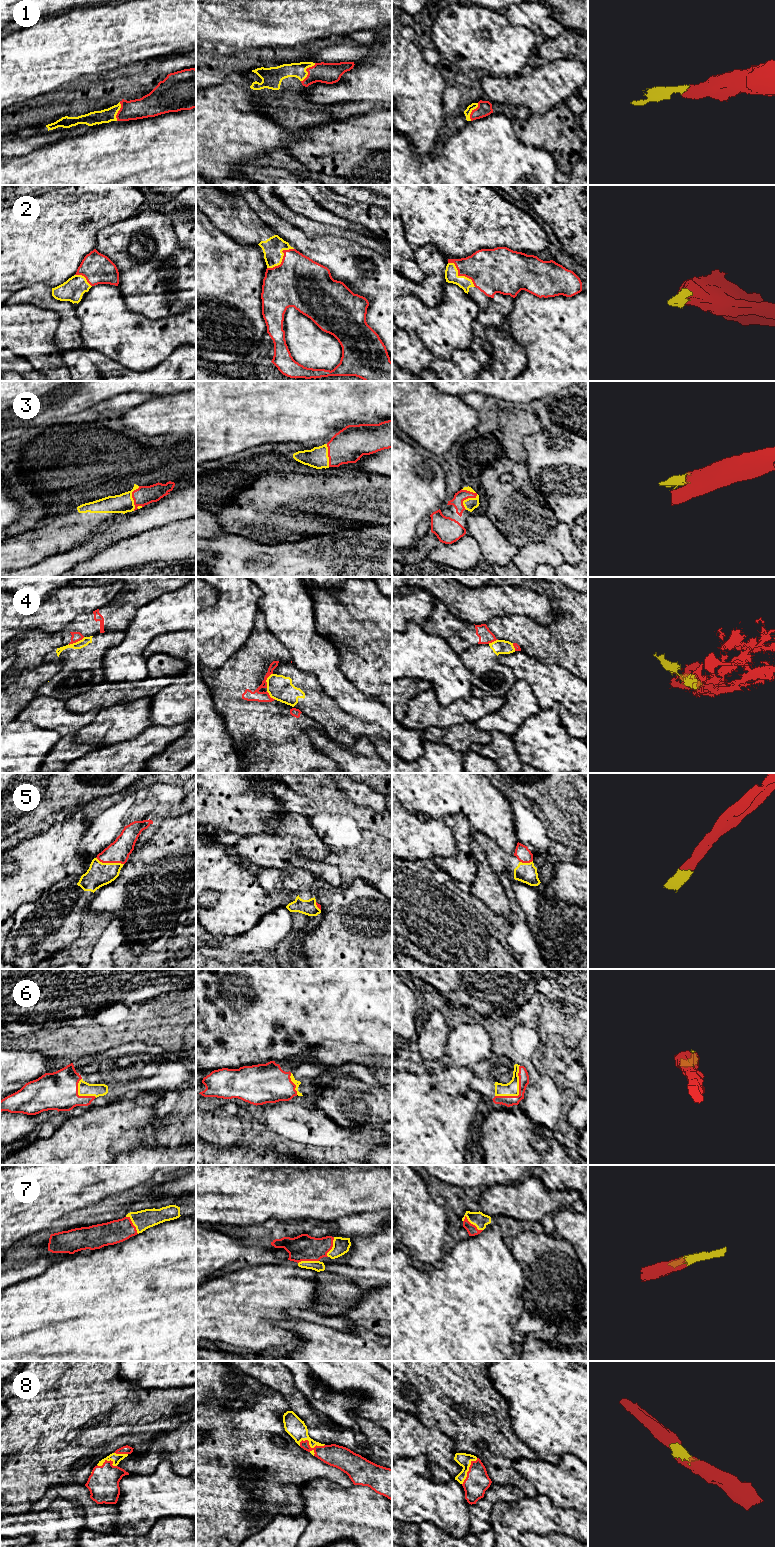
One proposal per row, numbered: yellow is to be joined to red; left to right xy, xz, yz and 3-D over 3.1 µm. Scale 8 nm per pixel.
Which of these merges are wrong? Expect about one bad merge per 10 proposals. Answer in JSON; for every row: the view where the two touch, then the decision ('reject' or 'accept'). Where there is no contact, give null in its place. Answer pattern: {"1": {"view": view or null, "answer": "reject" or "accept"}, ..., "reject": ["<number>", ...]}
{"1": {"view": "xz", "answer": "accept"}, "2": {"view": "yz", "answer": "accept"}, "3": {"view": "yz", "answer": "accept"}, "4": {"view": "xy", "answer": "reject"}, "5": {"view": "xy", "answer": "accept"}, "6": {"view": "yz", "answer": "accept"}, "7": {"view": "yz", "answer": "accept"}, "8": {"view": "xz", "answer": "accept"}, "reject": ["4"]}

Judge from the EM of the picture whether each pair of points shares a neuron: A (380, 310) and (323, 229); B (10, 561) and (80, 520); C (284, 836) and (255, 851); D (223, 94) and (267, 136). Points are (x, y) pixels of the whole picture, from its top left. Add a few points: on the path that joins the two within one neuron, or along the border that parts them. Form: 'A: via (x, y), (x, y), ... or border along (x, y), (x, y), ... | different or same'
A: border along (304, 233), (309, 237), (336, 236), (350, 240) | different
B: via (27, 548), (45, 542), (63, 532) | same
C: via (277, 843), (270, 850), (262, 850) | same
D: via (230, 106), (255, 131) | same

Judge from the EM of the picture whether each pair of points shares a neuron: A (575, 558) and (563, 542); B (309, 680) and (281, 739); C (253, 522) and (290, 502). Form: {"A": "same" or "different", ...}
{"A": "same", "B": "different", "C": "same"}

